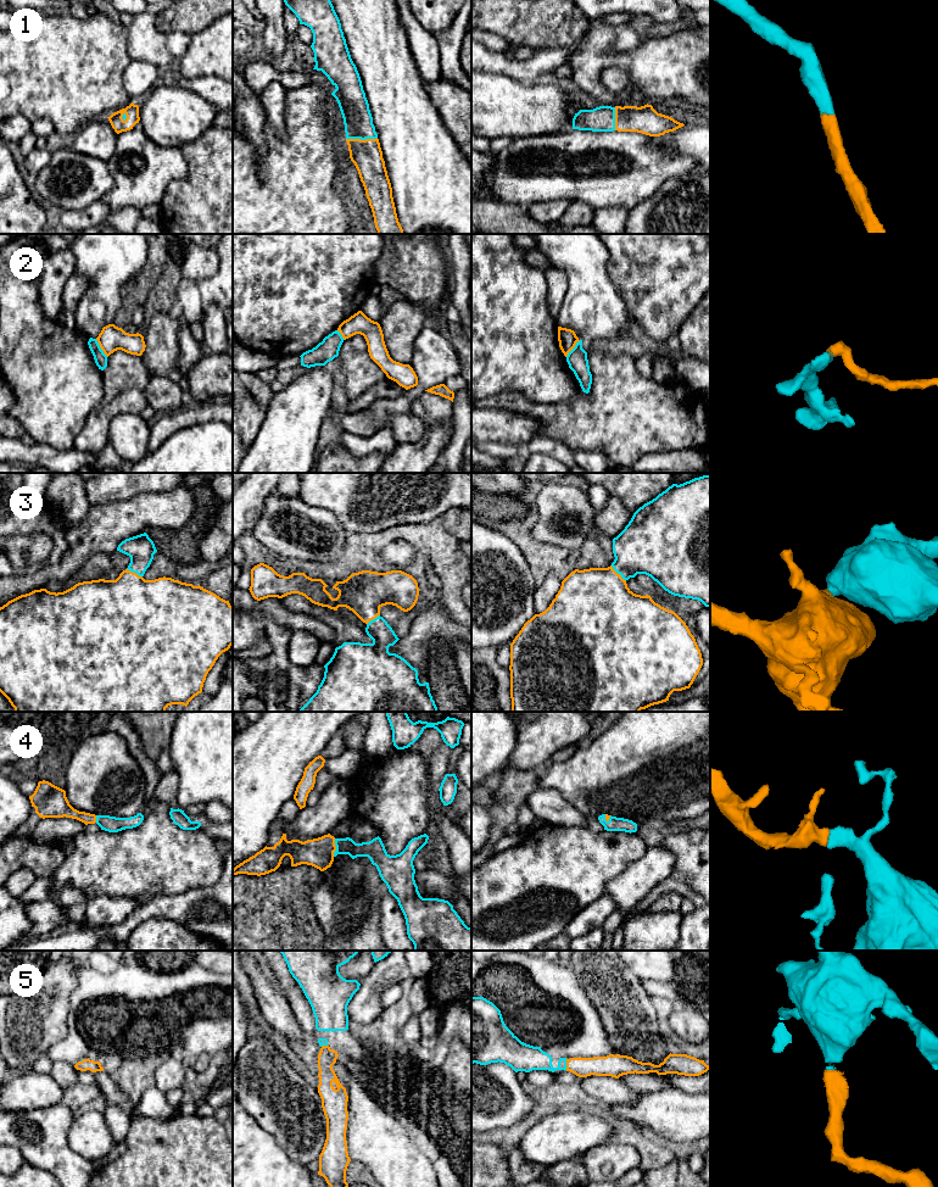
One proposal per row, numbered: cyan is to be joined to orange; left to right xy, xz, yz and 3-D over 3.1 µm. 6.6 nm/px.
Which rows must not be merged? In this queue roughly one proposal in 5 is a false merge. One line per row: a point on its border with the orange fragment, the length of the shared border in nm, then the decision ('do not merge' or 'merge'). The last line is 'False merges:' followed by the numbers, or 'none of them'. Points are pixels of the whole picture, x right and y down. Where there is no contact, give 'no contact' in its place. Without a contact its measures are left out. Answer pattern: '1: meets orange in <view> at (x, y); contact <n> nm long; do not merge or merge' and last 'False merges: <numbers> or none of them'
1: meets orange in xz at (359, 139); contact 200 nm long; merge
2: meets orange in xy at (100, 346); contact 150 nm long; do not merge
3: meets orange in yz at (617, 573); contact 140 nm long; merge
4: meets orange in xz at (335, 847); contact 120 nm long; merge
5: meets orange in yz at (567, 1064); contact 70 nm long; merge
False merges: 2

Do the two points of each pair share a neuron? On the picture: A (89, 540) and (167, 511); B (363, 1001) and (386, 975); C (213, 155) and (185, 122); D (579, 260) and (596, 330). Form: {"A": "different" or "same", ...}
{"A": "same", "B": "same", "C": "different", "D": "same"}

